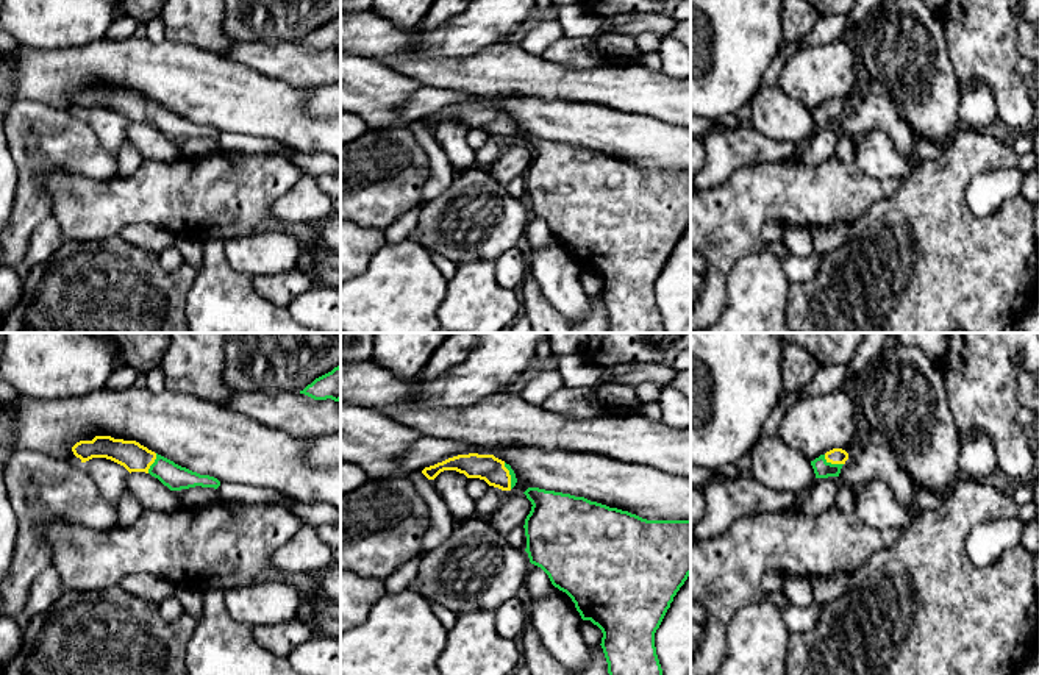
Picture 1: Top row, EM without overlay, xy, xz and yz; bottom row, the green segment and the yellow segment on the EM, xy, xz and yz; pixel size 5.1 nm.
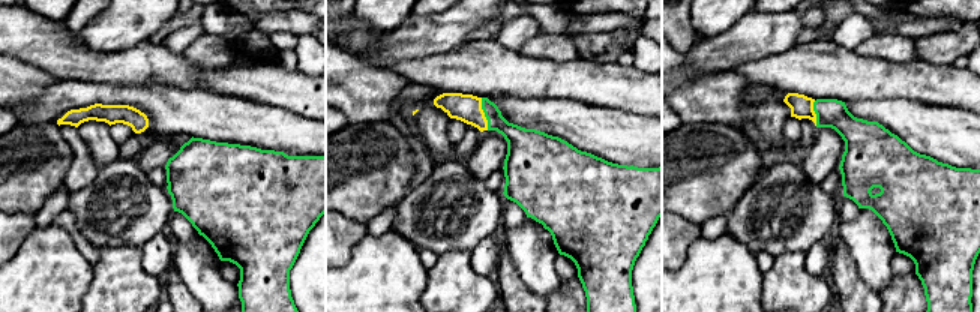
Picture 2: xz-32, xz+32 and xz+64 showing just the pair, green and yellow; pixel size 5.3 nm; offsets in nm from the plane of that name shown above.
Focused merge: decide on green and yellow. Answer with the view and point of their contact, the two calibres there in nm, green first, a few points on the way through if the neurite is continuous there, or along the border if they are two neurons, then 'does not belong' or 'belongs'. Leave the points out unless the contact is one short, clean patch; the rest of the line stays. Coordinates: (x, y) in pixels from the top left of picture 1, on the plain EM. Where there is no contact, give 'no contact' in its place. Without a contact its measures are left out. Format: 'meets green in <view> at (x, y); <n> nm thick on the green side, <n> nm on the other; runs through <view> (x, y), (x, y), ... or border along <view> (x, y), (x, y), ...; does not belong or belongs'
meets green in yz at (833, 114); 90 nm thick on the green side, 80 nm on the other; runs through yz (822, 119), (833, 114), (836, 105); belongs

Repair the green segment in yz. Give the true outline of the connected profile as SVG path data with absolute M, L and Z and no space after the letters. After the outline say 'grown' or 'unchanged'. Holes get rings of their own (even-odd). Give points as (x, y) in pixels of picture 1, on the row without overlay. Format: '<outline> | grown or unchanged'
M833 98L811 111L811 116L814 119L816 128L839 127L847 109L848 103L845 100Z | grown

